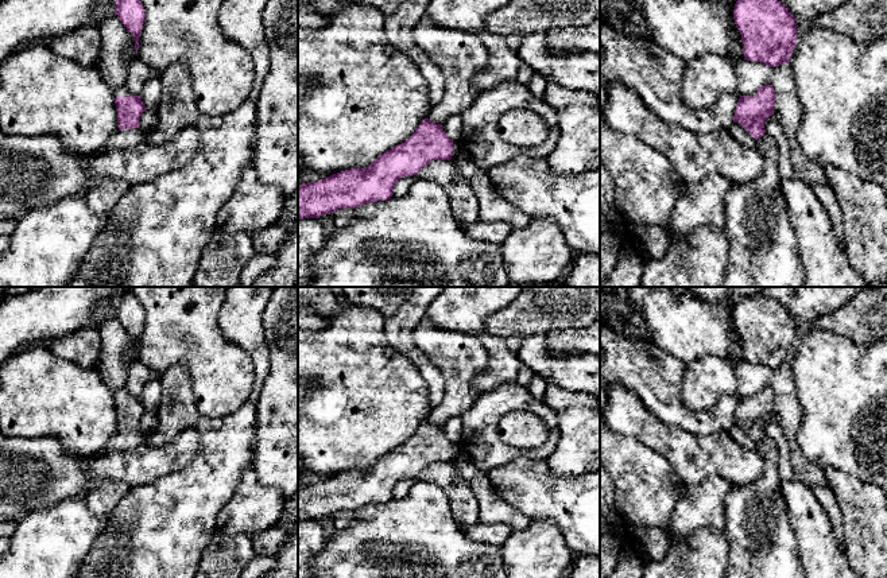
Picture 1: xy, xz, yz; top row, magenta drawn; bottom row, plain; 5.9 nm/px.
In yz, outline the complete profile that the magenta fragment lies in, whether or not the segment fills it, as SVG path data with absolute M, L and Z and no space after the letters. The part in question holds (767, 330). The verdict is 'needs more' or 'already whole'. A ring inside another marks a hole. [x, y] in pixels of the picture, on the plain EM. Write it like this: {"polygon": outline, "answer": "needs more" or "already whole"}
{"polygon": "M763 295L740 299L733 321L743 341L744 361L770 369L789 365L797 346L797 325L781 303Z", "answer": "already whole"}

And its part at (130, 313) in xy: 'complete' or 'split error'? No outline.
complete

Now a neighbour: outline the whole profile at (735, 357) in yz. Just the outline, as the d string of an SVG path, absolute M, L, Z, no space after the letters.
M735 340L729 354L727 356L725 361L733 368L737 369L737 366L741 364L744 360L743 354L743 341L741 340Z

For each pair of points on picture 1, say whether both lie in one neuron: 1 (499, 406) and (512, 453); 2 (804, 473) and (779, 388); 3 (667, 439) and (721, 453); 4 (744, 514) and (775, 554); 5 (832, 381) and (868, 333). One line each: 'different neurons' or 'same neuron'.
1: same neuron
2: same neuron
3: same neuron
4: same neuron
5: different neurons

